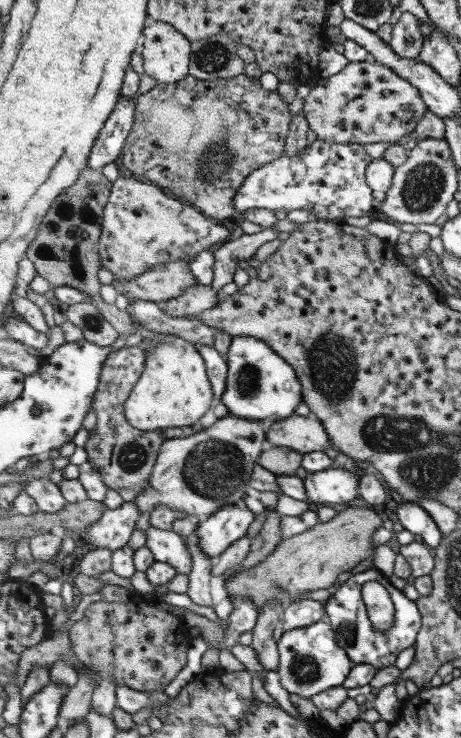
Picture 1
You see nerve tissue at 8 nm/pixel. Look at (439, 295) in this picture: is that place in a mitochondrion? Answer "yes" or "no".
no

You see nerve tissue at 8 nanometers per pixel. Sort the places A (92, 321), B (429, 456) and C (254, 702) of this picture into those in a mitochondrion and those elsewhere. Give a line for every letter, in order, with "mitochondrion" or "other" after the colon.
A: mitochondrion
B: mitochondrion
C: other

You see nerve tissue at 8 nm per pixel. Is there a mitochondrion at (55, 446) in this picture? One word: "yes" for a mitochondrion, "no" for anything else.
no

